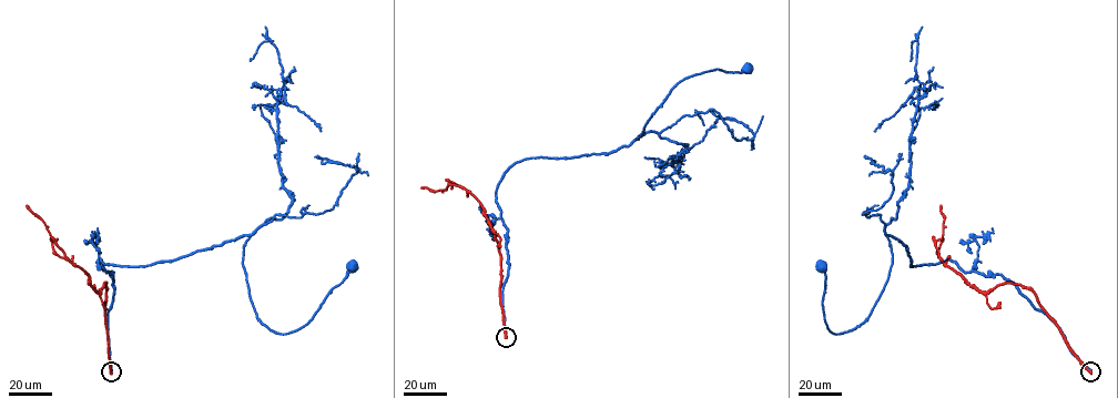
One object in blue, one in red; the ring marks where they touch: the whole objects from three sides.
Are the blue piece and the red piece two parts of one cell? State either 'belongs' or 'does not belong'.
does not belong

